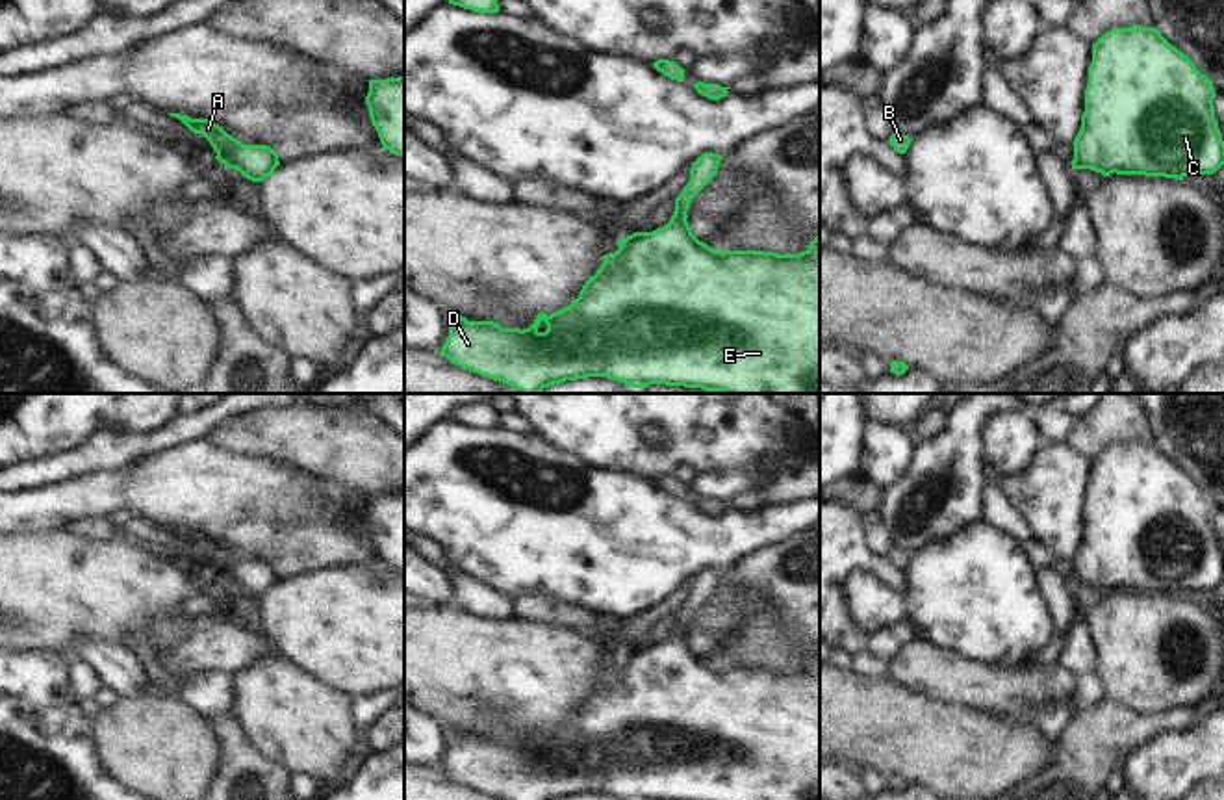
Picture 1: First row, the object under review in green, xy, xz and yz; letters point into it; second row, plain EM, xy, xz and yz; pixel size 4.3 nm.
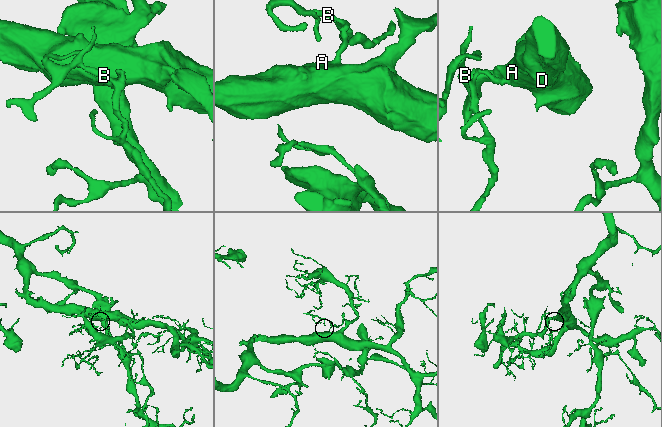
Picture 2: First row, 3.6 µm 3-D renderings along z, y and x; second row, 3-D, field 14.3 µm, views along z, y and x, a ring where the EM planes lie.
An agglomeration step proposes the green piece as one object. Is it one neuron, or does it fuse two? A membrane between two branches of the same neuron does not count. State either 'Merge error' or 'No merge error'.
No merge error.

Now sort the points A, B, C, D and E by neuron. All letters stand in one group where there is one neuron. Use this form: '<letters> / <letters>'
A B C D E

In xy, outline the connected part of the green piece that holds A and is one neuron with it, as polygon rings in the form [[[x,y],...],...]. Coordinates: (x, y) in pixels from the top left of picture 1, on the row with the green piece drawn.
[[[180,113],[169,115],[180,119],[191,132],[202,134],[217,152],[215,160],[252,182],[265,180],[280,165],[278,154],[267,145],[243,145],[208,119],[191,119]]]

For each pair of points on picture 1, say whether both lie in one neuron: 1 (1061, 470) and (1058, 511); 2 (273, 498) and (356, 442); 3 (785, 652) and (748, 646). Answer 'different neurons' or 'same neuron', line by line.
1: same neuron
2: different neurons
3: same neuron

